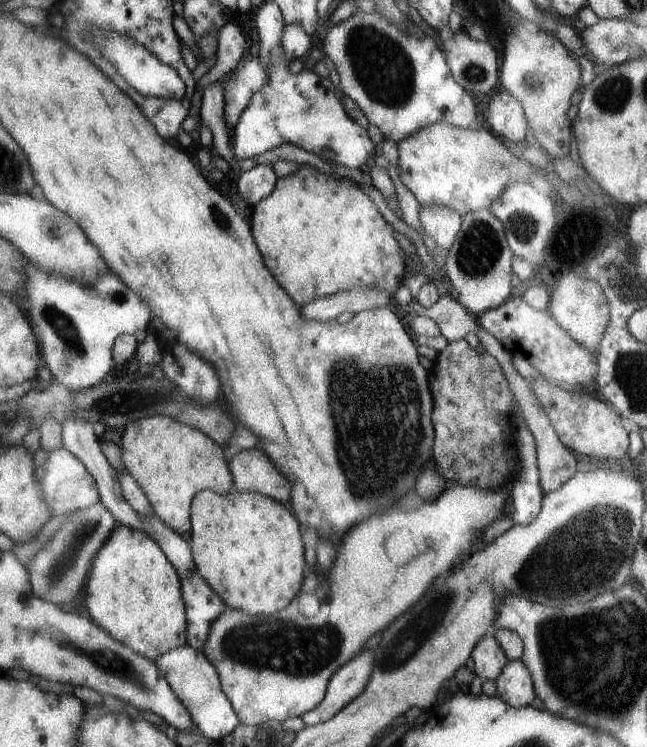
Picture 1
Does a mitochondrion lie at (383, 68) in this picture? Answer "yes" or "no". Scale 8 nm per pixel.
yes

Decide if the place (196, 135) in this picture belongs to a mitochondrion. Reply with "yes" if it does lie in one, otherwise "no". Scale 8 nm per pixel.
no

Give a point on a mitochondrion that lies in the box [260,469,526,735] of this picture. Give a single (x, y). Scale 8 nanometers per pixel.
(425, 622)

